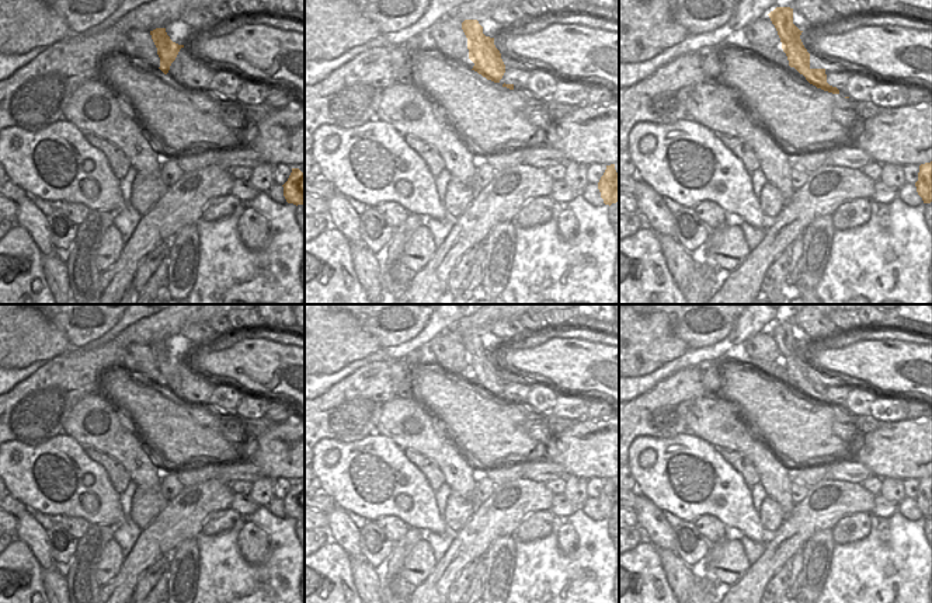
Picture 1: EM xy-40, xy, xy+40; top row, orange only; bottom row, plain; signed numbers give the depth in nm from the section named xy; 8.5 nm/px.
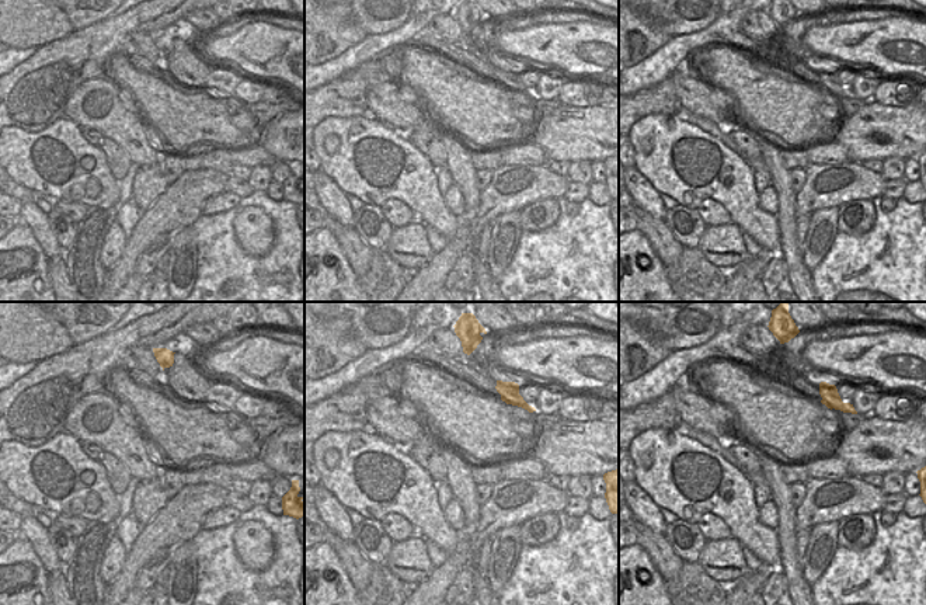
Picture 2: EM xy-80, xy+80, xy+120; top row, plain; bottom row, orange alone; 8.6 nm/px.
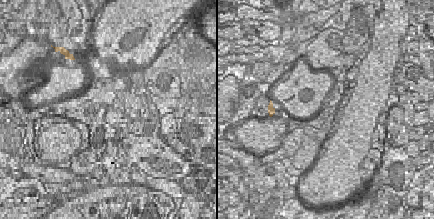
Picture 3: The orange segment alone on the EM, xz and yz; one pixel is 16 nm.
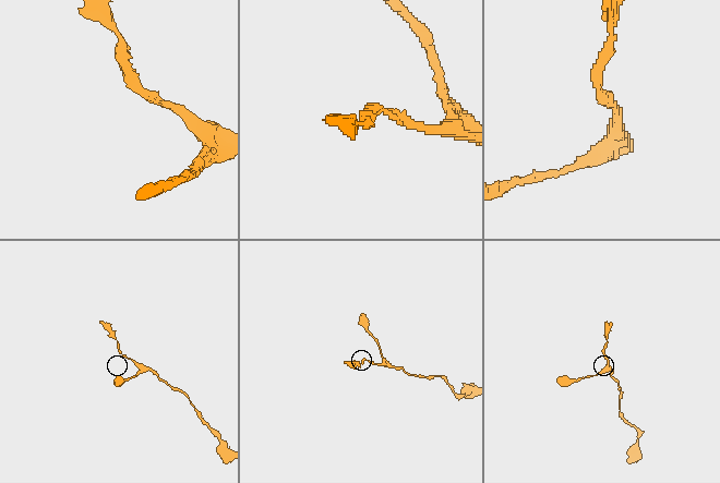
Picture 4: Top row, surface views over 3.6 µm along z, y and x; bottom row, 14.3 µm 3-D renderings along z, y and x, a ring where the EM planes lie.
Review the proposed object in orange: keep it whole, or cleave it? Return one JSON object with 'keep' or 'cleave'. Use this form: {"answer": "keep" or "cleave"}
{"answer": "keep"}

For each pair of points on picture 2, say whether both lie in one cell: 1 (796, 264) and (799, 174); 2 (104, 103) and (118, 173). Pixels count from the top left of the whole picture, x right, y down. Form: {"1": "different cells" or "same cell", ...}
{"1": "different cells", "2": "different cells"}

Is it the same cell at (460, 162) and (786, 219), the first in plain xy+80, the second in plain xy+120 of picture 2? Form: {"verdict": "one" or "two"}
{"verdict": "one"}

